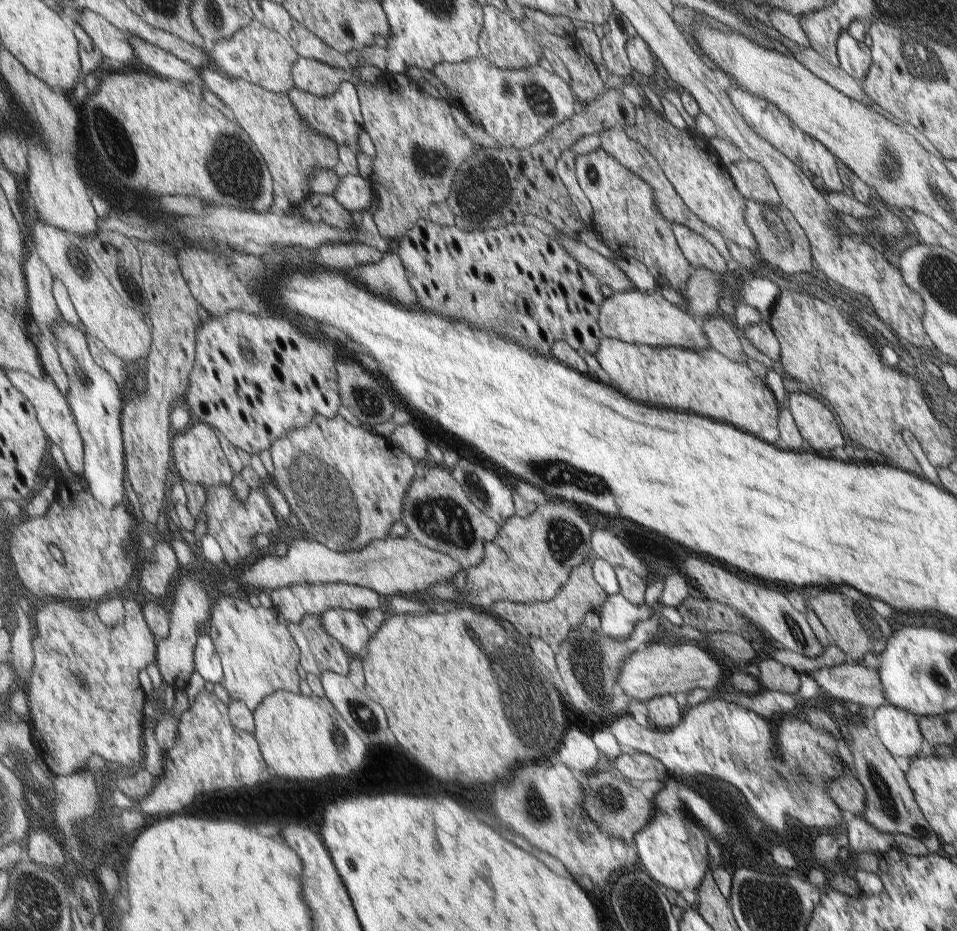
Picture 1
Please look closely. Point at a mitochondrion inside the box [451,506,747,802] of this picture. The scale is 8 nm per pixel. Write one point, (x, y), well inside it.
(526, 702)

